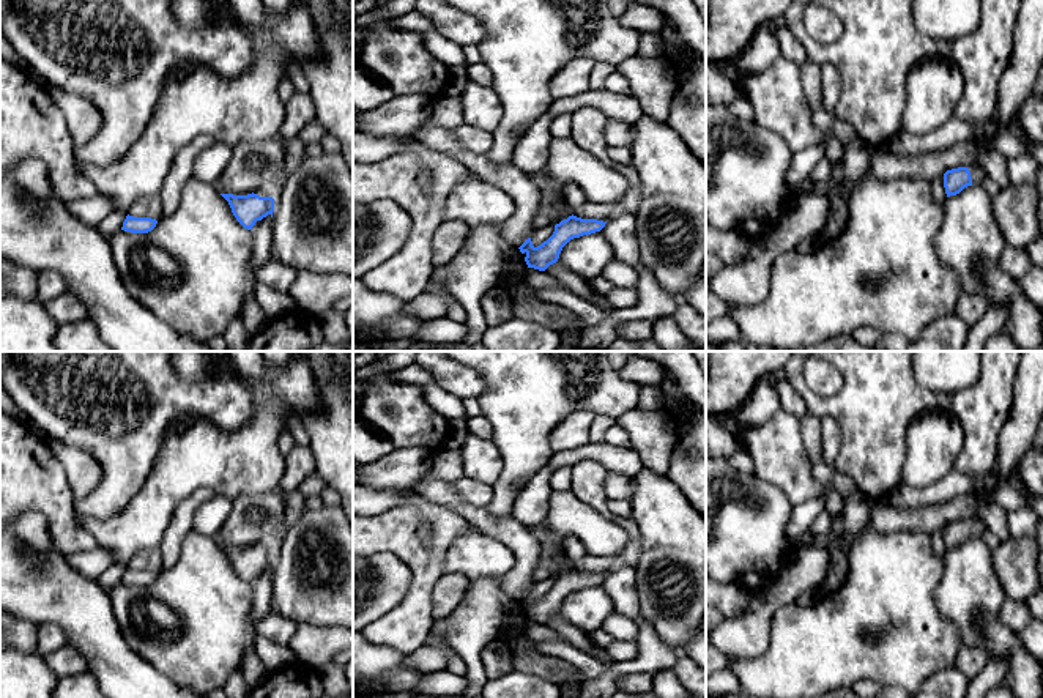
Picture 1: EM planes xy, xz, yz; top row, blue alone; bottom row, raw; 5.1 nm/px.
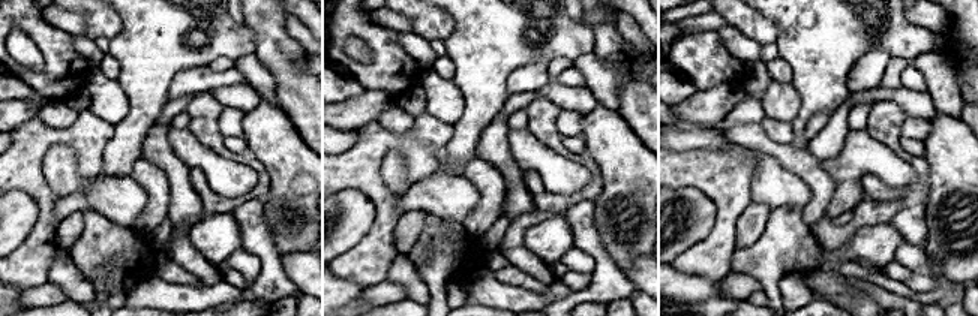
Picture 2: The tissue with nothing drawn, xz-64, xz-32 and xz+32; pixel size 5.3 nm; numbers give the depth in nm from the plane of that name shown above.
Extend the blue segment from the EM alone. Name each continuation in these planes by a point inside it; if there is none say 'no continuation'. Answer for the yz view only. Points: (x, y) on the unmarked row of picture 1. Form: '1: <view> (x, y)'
1: yz (977, 525)

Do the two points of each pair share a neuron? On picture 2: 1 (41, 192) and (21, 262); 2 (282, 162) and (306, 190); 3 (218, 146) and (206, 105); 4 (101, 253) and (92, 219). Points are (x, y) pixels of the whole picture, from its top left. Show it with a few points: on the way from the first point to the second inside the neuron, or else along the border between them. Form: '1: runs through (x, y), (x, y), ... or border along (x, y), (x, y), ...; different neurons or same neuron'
1: runs through (45, 210), (45, 231), (39, 244); same neuron
2: runs through (290, 169), (299, 183); same neuron
3: runs through (210, 135), (206, 129), (206, 116); same neuron
4: runs through (101, 244), (101, 235), (96, 228); same neuron

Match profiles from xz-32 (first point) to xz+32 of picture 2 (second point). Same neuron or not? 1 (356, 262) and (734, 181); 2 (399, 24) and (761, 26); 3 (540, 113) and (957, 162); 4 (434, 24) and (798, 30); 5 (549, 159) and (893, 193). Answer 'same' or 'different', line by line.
1: same
2: different
3: different
4: different
5: different

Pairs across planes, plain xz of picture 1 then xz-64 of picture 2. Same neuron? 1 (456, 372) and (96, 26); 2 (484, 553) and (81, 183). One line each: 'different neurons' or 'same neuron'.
1: same neuron
2: different neurons

